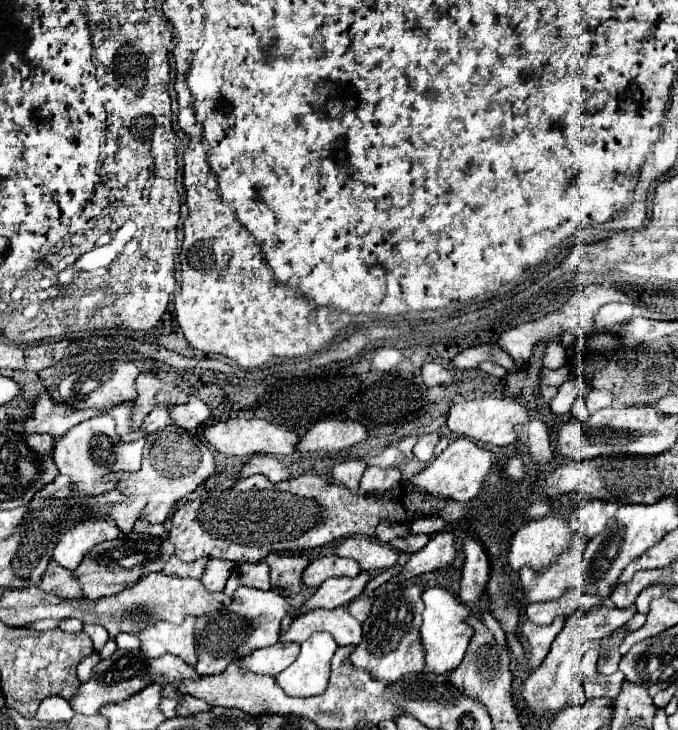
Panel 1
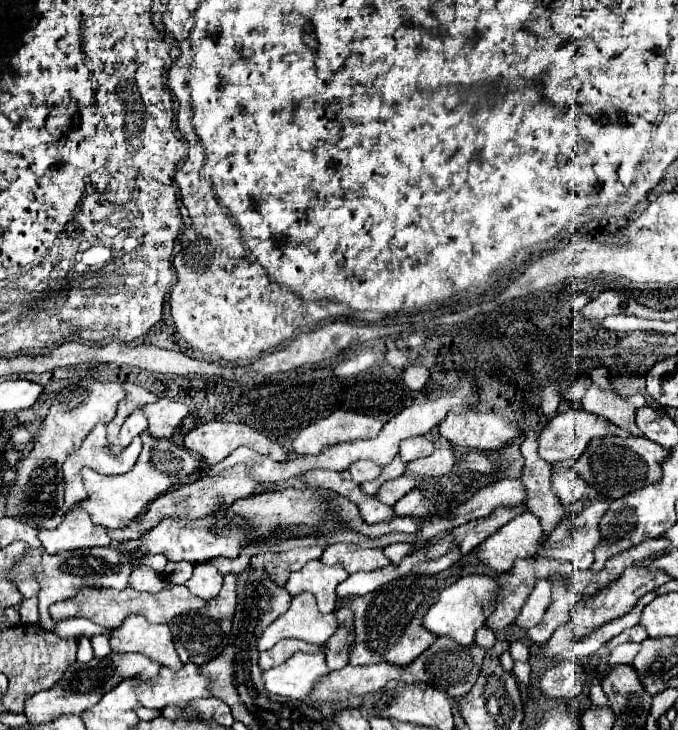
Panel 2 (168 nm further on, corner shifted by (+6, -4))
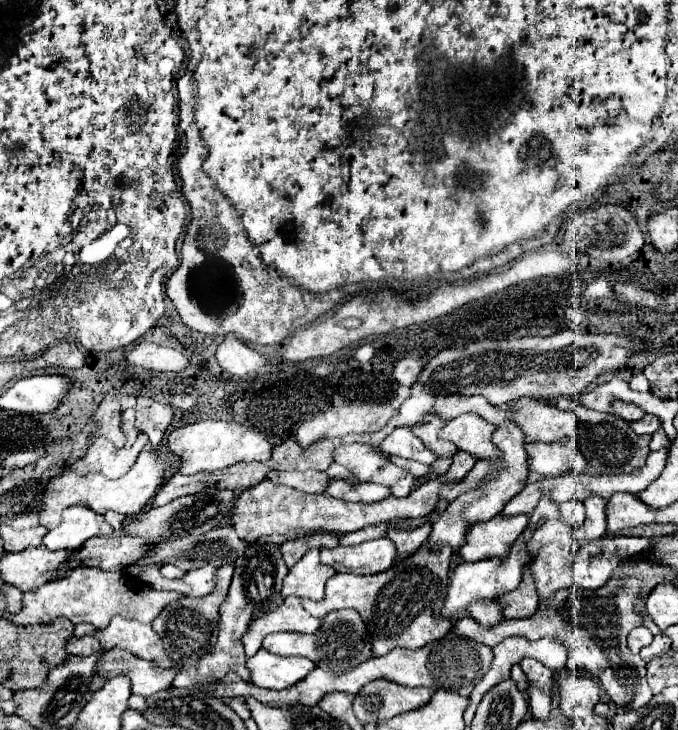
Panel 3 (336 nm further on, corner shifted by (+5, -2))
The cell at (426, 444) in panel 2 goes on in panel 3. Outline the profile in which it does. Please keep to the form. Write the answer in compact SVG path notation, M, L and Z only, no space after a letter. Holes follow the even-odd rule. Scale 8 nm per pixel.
M396 428L392 434L388 434L384 438L384 442L380 444L380 450L384 454L390 456L400 456L400 458L410 458L422 464L434 464L436 462L436 454L430 452L424 442L414 436L414 432L410 428Z

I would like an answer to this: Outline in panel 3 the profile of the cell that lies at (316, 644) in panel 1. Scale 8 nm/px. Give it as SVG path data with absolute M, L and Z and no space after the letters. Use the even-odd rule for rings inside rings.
M260 648L252 658L248 658L246 666L250 668L250 682L268 688L268 690L284 690L308 676L316 668L316 664L304 656L274 656Z

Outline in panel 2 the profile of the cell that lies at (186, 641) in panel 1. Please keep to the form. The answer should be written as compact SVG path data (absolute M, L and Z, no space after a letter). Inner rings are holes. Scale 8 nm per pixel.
M137 614L127 616L119 628L111 630L109 644L115 652L137 652L171 670L181 670L183 666L175 652L169 626L151 624Z

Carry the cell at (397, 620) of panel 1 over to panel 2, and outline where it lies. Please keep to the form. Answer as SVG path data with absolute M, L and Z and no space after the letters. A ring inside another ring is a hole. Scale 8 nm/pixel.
M411 574L407 578L397 578L395 582L389 582L387 586L381 586L367 596L343 598L341 606L353 610L355 614L357 642L349 652L349 662L359 666L377 662L391 662L397 666L411 664L423 650L427 650L437 640L435 634L423 628L423 616L437 600L439 586L435 580L433 590L433 576L429 574Z

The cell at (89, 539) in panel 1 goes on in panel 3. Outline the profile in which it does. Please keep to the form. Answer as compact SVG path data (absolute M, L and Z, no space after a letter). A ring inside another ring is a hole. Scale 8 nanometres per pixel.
M70 506L64 510L64 522L44 536L44 546L48 550L78 550L86 540L106 534L112 534L112 526L104 516L94 514L86 506Z

